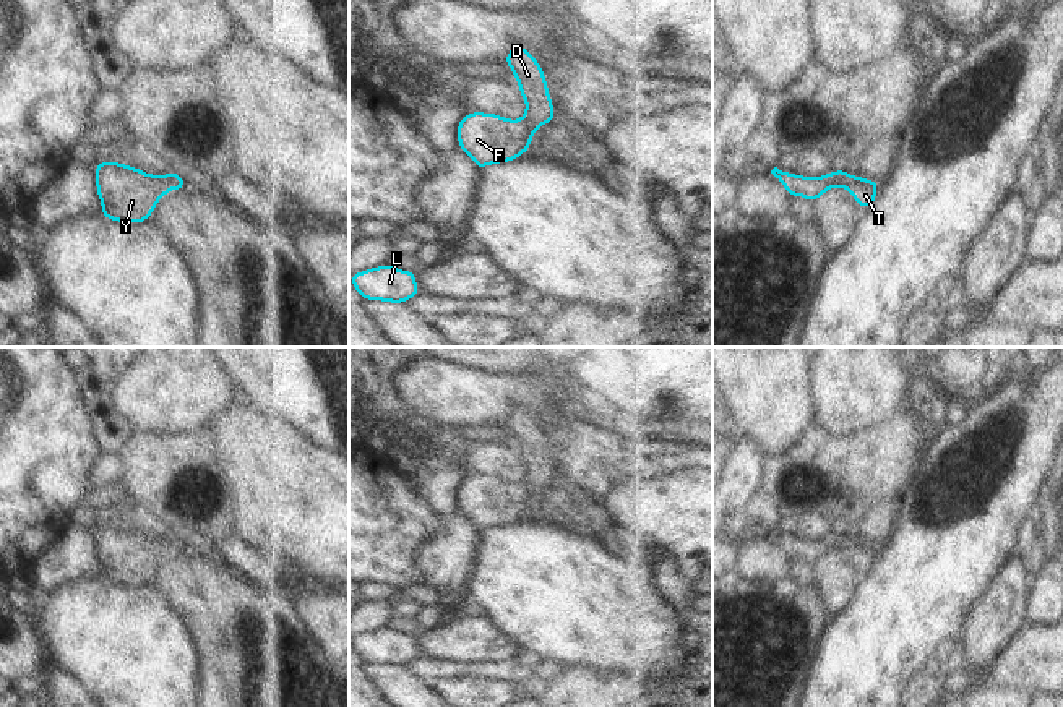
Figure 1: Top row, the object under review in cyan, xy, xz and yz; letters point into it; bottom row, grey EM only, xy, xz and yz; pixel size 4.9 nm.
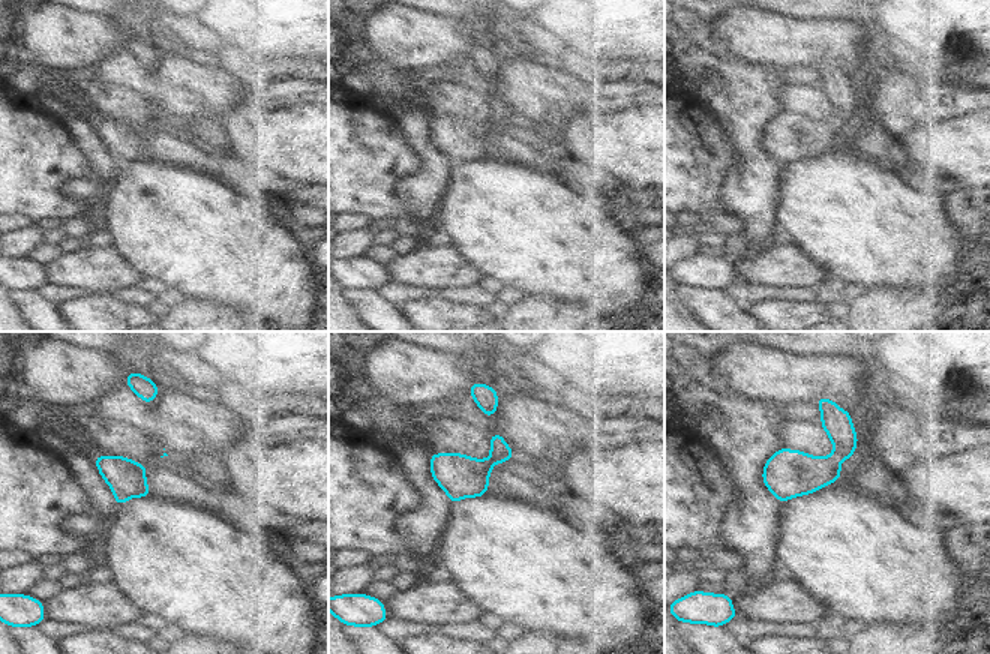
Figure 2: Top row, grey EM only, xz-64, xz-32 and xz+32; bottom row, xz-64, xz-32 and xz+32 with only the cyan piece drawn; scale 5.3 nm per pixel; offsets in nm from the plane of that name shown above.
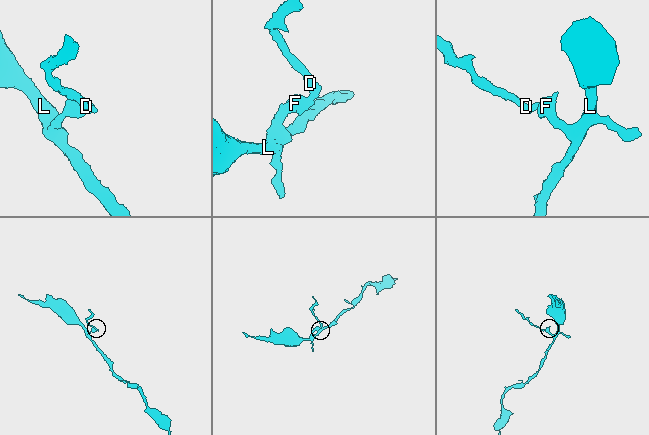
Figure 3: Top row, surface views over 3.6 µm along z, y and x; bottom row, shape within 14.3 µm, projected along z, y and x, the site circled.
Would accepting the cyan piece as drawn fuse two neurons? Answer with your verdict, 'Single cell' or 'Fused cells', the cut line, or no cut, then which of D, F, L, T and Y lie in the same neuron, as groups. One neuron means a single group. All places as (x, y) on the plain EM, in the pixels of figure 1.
Single cell. No split. Groups: D F L T Y.

